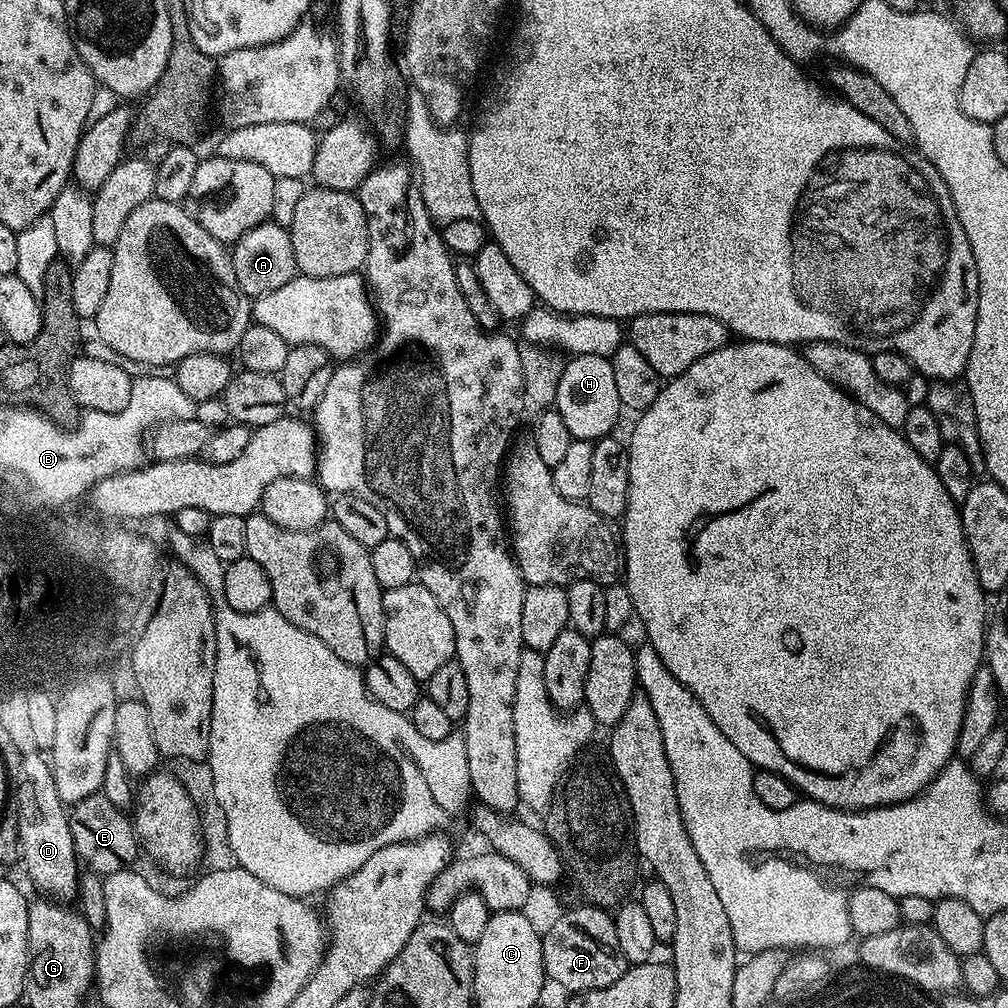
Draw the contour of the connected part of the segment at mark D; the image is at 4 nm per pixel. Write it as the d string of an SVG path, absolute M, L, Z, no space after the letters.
M33 750L30 753L22 753L18 763L20 770L20 785L14 788L14 811L18 830L20 831L20 860L22 868L28 871L28 876L32 879L32 884L37 888L37 893L43 894L48 898L55 898L60 902L72 902L77 899L77 888L79 886L80 873L82 871L81 861L76 855L74 838L70 830L69 809L58 798L58 786L54 786L54 774L52 765L47 759L40 756L39 751Z

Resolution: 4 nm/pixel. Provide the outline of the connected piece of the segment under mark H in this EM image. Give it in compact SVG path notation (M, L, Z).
M584 354L571 357L564 365L558 382L554 403L566 428L575 440L599 440L609 435L619 416L623 404L615 387L614 368L607 356Z

